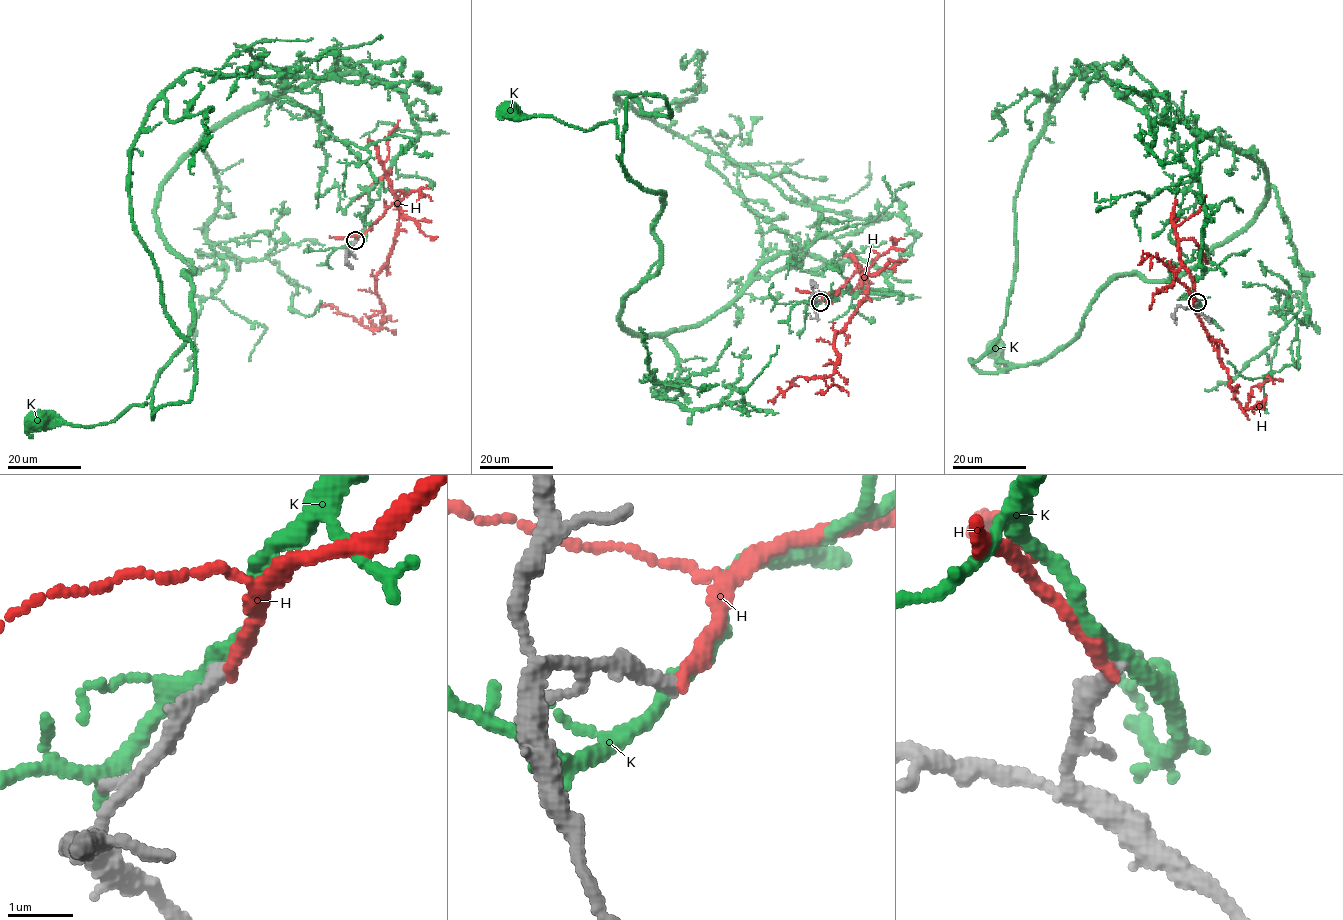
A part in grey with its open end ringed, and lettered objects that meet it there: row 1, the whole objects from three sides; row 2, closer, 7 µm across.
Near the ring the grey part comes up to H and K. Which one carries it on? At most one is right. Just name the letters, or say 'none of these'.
none of these

